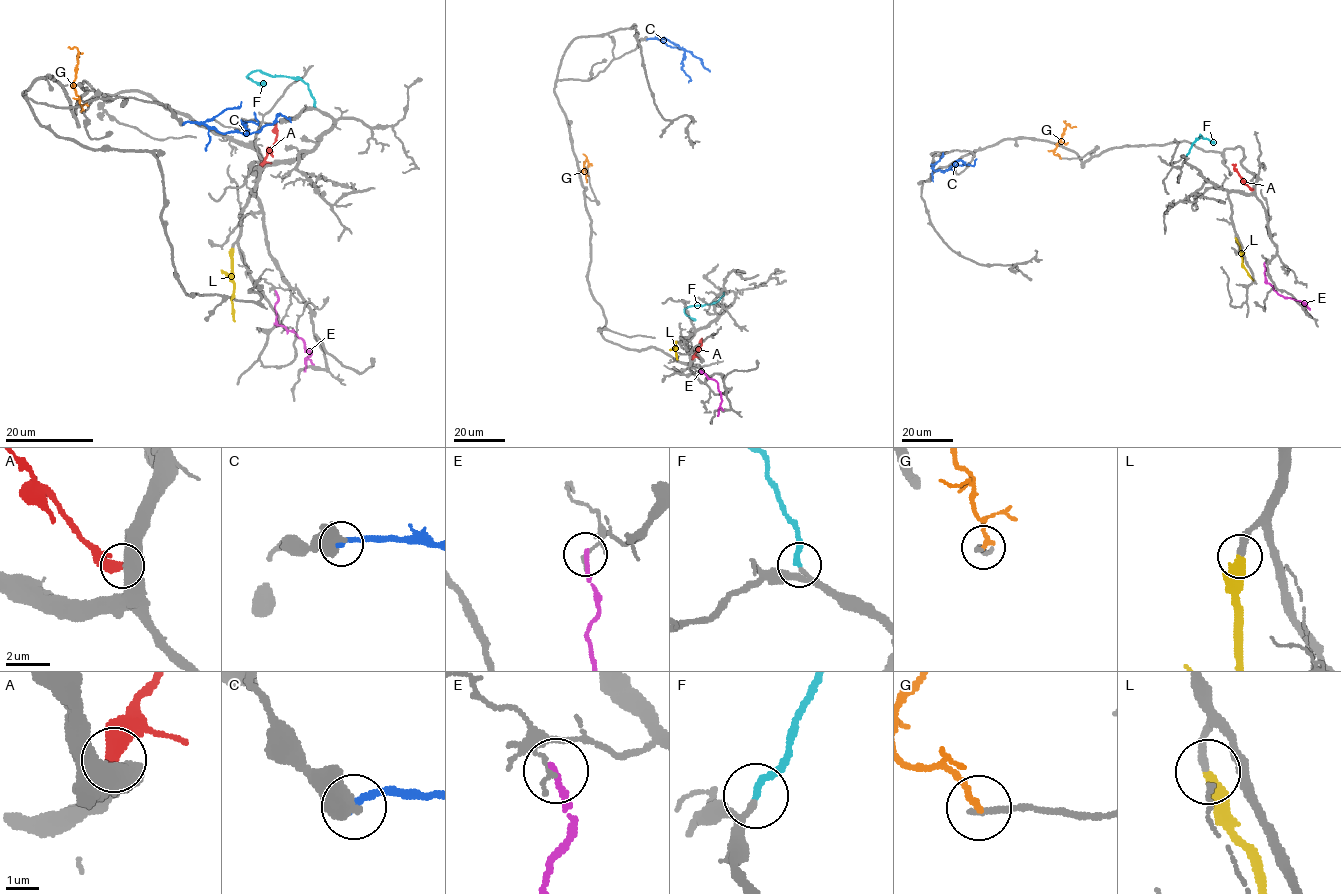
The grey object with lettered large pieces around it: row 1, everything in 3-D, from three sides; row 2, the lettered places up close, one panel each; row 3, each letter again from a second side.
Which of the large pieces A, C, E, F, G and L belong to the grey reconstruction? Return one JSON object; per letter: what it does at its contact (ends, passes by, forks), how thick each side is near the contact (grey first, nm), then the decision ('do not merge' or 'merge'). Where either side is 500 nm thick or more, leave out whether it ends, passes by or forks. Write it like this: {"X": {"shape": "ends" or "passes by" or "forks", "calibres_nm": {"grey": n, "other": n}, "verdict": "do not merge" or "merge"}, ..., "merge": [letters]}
{"A": {"calibres_nm": {"grey": 700, "other": 440}, "verdict": "do not merge"}, "C": {"calibres_nm": {"grey": 800, "other": 280}, "verdict": "do not merge"}, "E": {"shape": "ends", "calibres_nm": {"grey": 140, "other": 200}, "verdict": "do not merge"}, "F": {"shape": "ends", "calibres_nm": {"grey": 140, "other": 240}, "verdict": "merge"}, "G": {"shape": "ends", "calibres_nm": {"grey": 240, "other": 200}, "verdict": "do not merge"}, "L": {"shape": "ends", "calibres_nm": {"grey": 240, "other": 440}, "verdict": "merge"}, "merge": ["F", "L"]}

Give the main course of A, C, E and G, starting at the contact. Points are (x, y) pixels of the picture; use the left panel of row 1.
A: (261, 164), (275, 142), (277, 122)
C: (183, 124), (204, 123), (221, 133), (246, 134), (243, 123), (257, 124), (254, 112)
E: (276, 292), (276, 320), (303, 340), (306, 350), (311, 352), (304, 371)
G: (81, 111), (73, 81), (79, 52), (76, 47), (68, 47)

